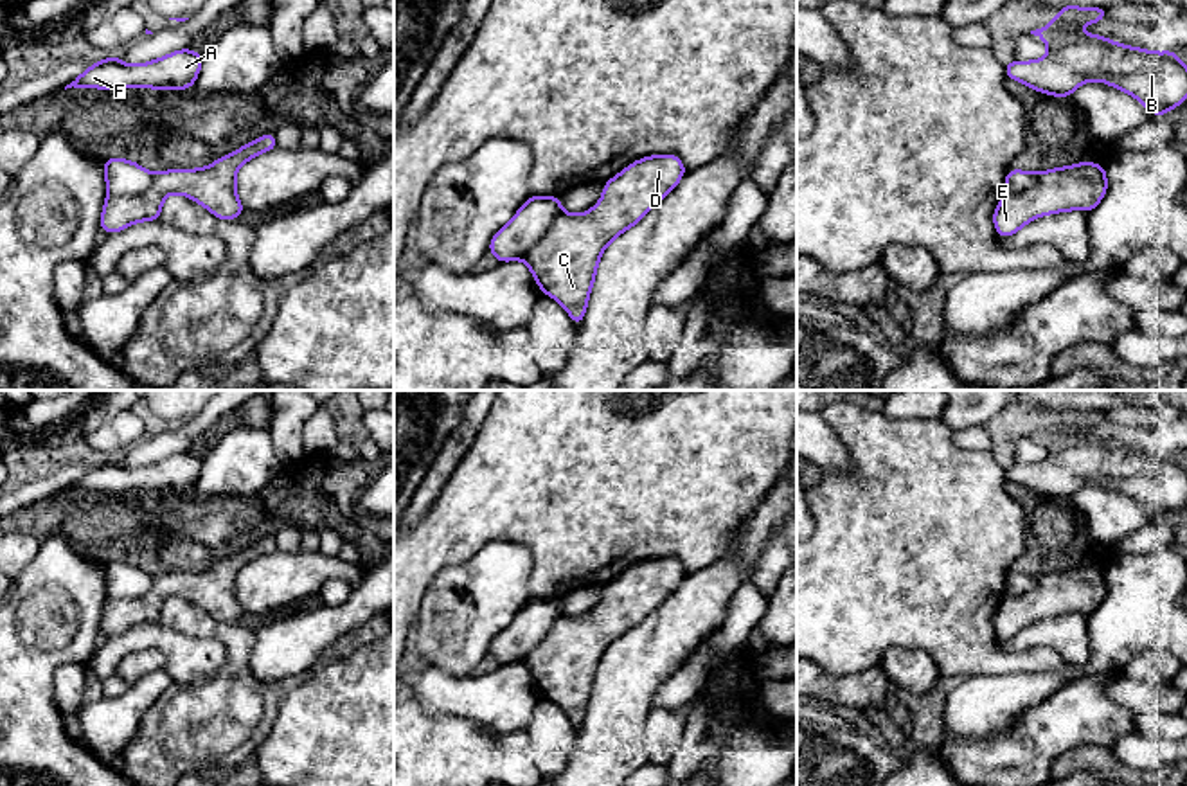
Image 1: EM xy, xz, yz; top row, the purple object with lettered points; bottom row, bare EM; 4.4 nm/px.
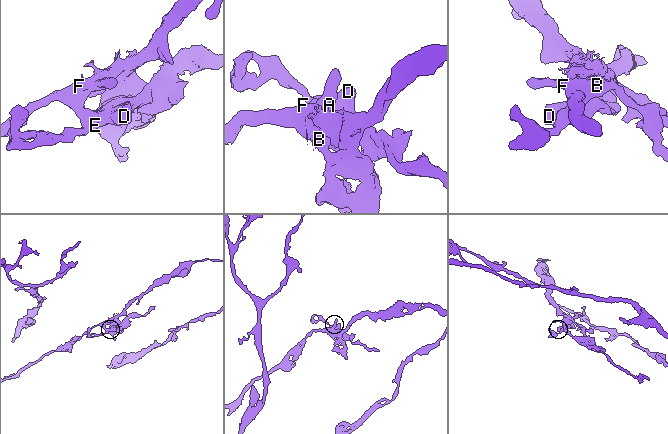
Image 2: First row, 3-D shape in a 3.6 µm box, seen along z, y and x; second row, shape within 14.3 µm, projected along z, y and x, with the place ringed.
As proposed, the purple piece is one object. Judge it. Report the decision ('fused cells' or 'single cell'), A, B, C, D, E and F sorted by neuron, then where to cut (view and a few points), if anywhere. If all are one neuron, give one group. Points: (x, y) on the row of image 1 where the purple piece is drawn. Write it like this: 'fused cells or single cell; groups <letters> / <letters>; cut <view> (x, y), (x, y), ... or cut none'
fused cells; groups A B F / C D E; cut xy (153, 175), (153, 180), (135, 195), (108, 195)

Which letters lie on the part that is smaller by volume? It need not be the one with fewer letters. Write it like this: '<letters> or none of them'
C, D, E

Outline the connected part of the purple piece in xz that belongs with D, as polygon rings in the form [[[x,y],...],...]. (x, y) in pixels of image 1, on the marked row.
[[[655,155],[635,160],[604,183],[599,203],[583,214],[559,212],[538,243],[520,259],[532,272],[541,293],[556,299],[579,326],[585,318],[588,297],[604,248],[629,227],[637,225],[682,176],[685,165],[676,155]]]

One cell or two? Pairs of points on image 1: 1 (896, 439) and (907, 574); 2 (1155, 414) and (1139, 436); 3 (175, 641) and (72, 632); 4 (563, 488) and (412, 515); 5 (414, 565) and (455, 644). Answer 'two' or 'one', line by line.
1: one
2: two
3: two
4: two
5: two

